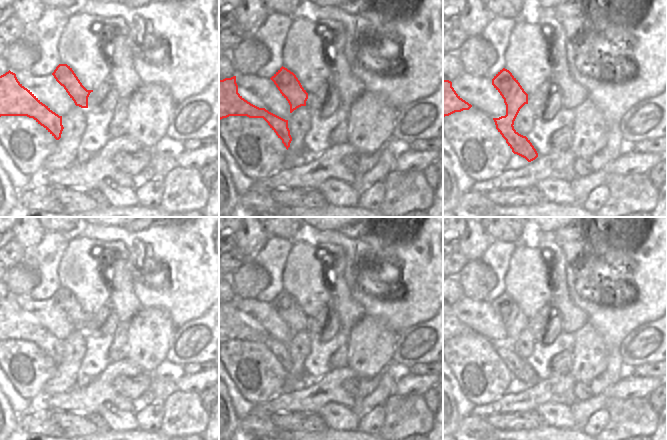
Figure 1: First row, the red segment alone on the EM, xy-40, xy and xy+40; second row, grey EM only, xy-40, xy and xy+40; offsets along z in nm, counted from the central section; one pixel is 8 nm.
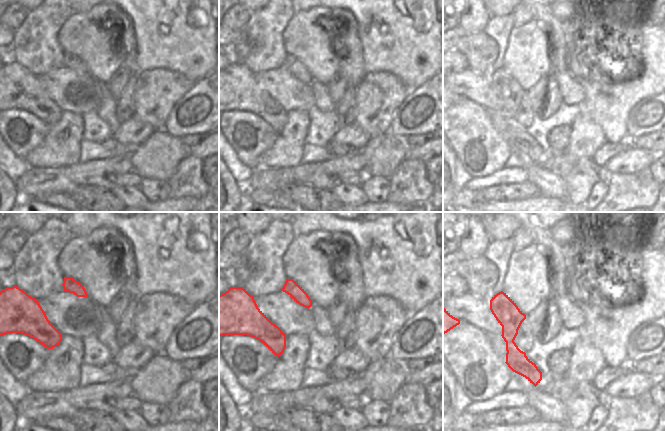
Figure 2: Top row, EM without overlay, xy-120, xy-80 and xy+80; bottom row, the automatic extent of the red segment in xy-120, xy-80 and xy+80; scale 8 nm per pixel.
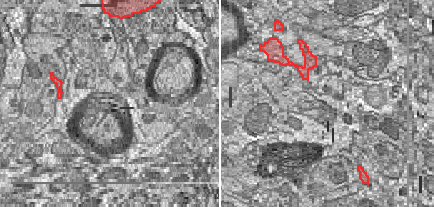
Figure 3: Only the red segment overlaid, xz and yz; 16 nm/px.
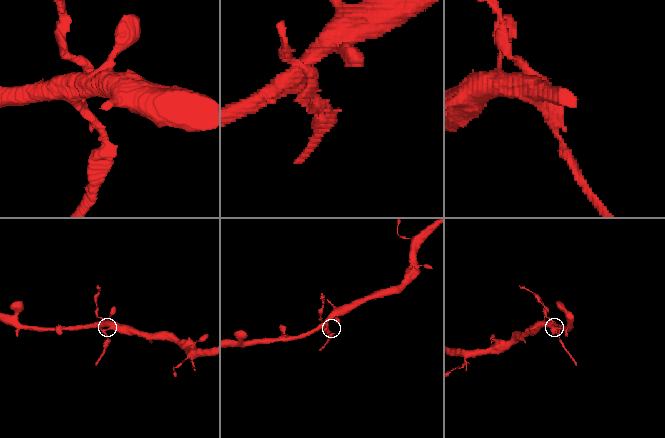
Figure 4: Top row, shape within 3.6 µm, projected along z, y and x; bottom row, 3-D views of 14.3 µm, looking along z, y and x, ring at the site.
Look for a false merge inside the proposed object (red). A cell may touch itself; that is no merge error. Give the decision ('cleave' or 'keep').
cleave

